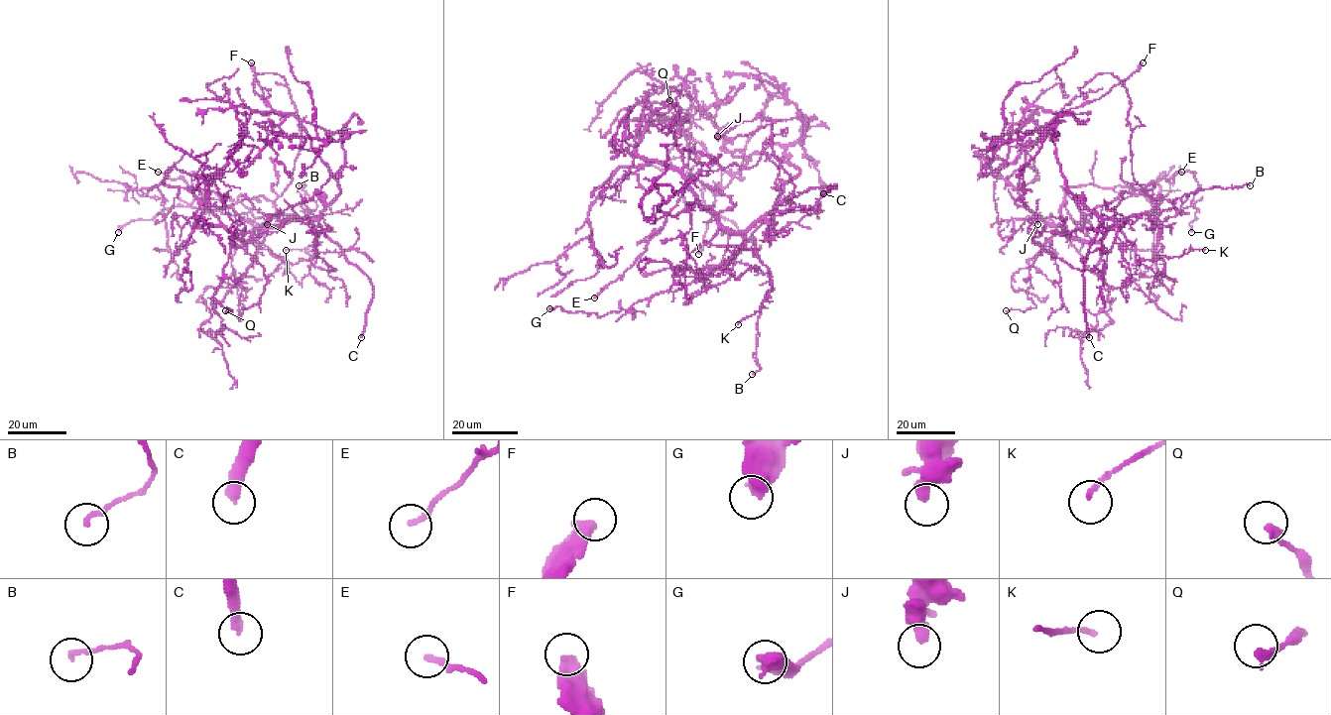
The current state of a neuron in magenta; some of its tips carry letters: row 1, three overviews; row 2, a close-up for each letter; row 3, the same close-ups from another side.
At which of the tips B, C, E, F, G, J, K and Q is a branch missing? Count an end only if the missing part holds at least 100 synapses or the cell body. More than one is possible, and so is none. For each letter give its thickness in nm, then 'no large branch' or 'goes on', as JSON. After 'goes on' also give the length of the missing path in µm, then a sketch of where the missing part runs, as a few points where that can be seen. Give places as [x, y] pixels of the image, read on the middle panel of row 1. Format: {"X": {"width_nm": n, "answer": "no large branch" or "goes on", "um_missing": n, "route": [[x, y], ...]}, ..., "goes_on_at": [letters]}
{"B": {"width_nm": 170, "answer": "no large branch"}, "C": {"width_nm": 320, "answer": "goes on", "um_missing": 30, "route": [[823, 193], [809, 185], [806, 179], [803, 181]]}, "E": {"width_nm": 200, "answer": "no large branch"}, "F": {"width_nm": 480, "answer": "no large branch"}, "G": {"width_nm": 550, "answer": "no large branch"}, "J": {"width_nm": 300, "answer": "no large branch"}, "K": {"width_nm": 160, "answer": "no large branch"}, "Q": {"width_nm": 280, "answer": "no large branch"}, "goes_on_at": ["C"]}

